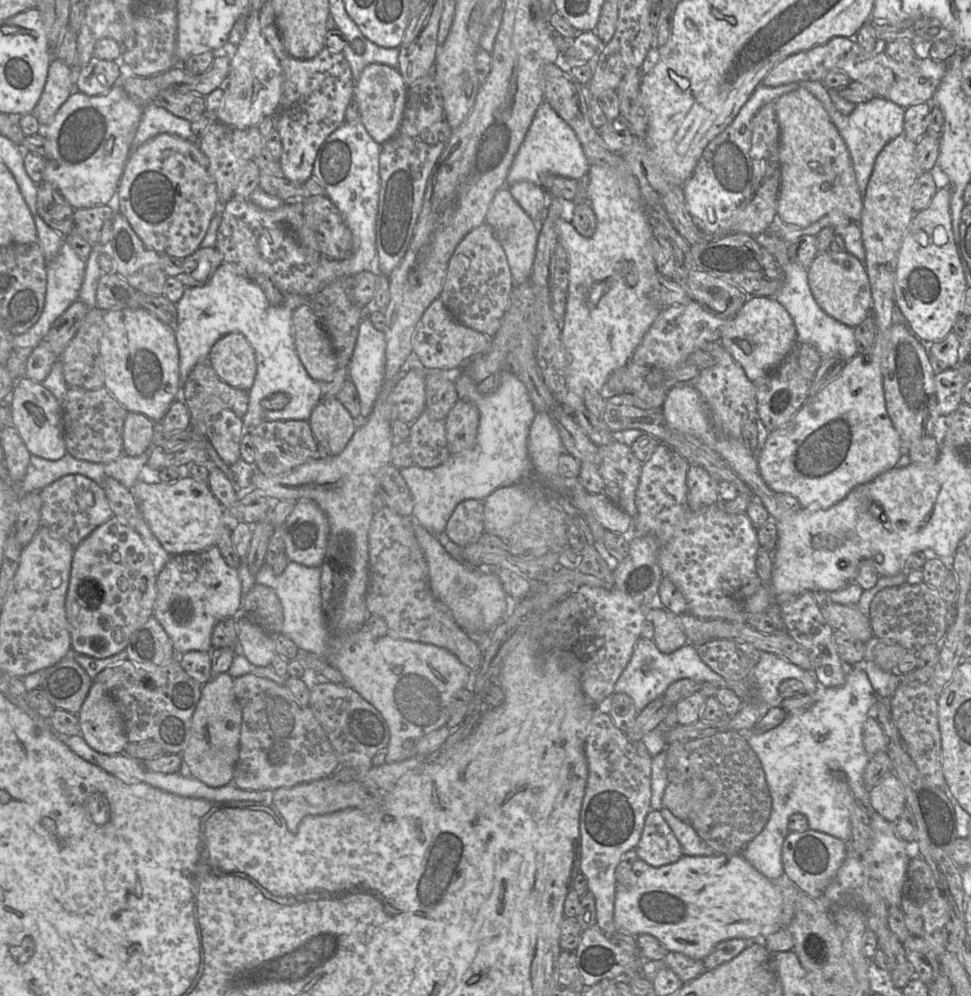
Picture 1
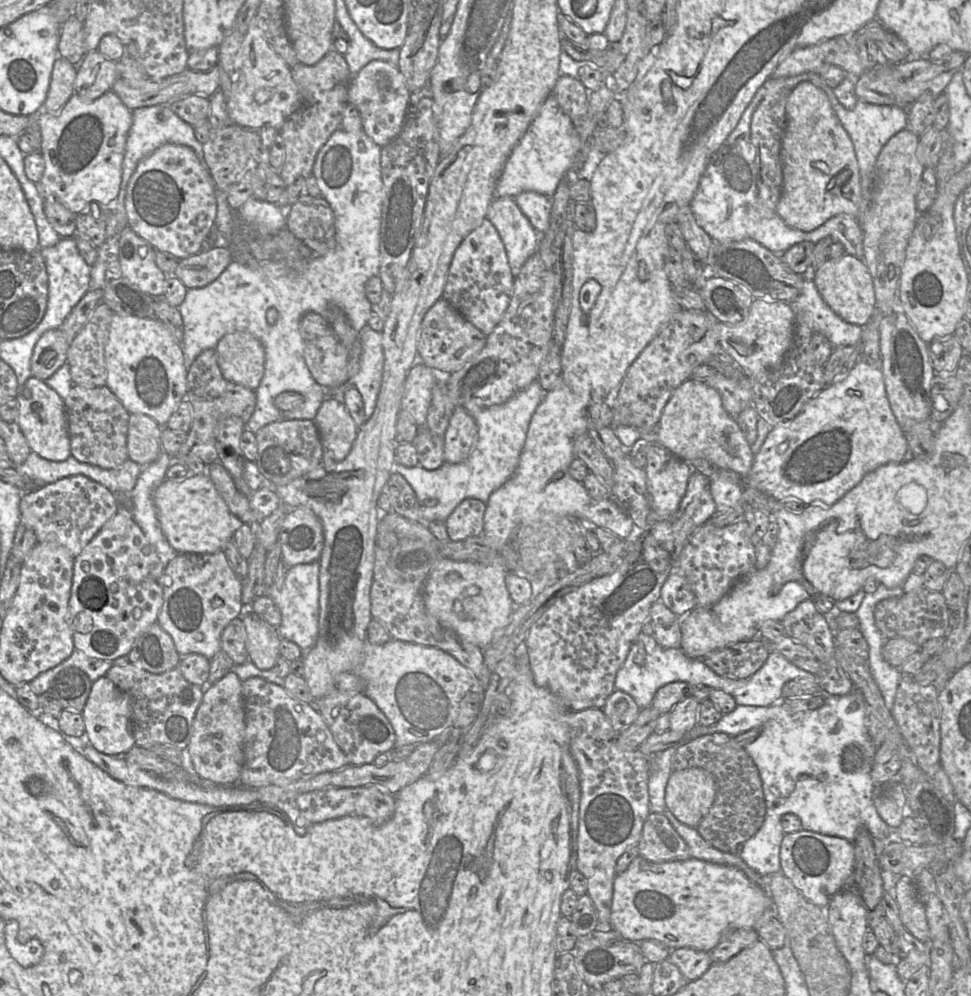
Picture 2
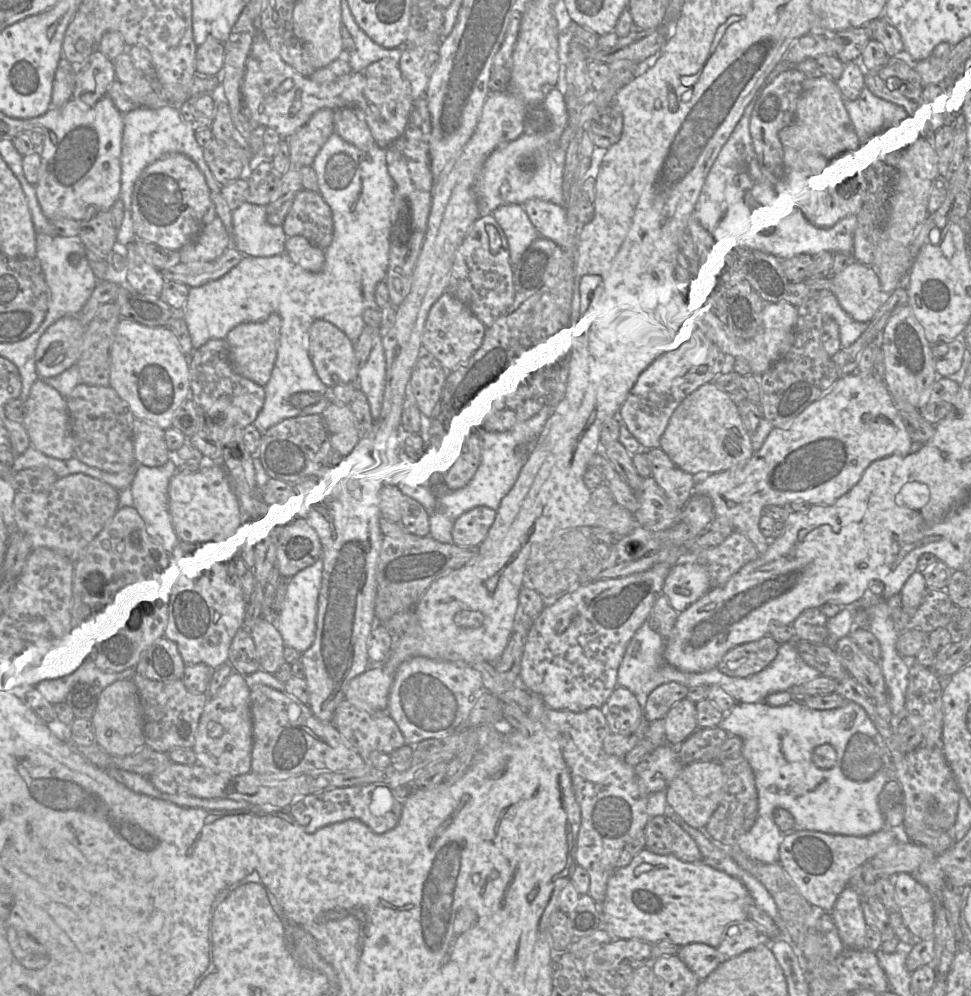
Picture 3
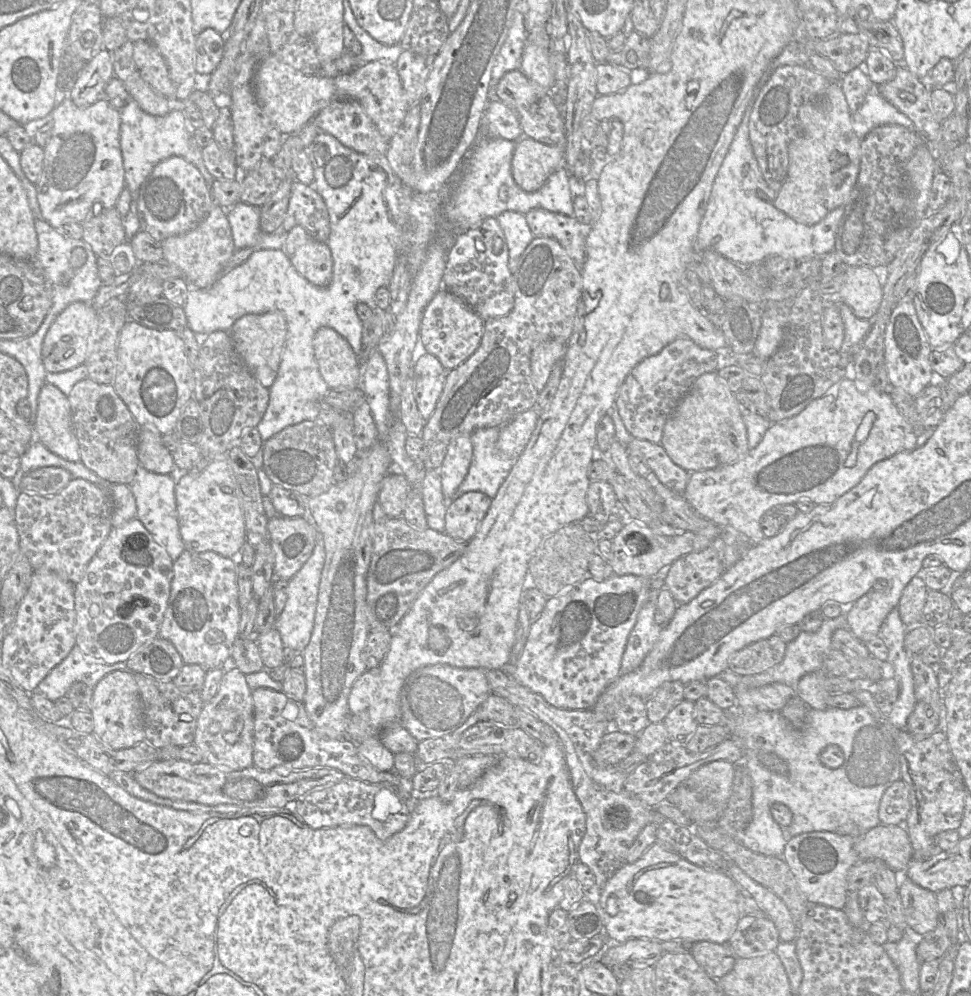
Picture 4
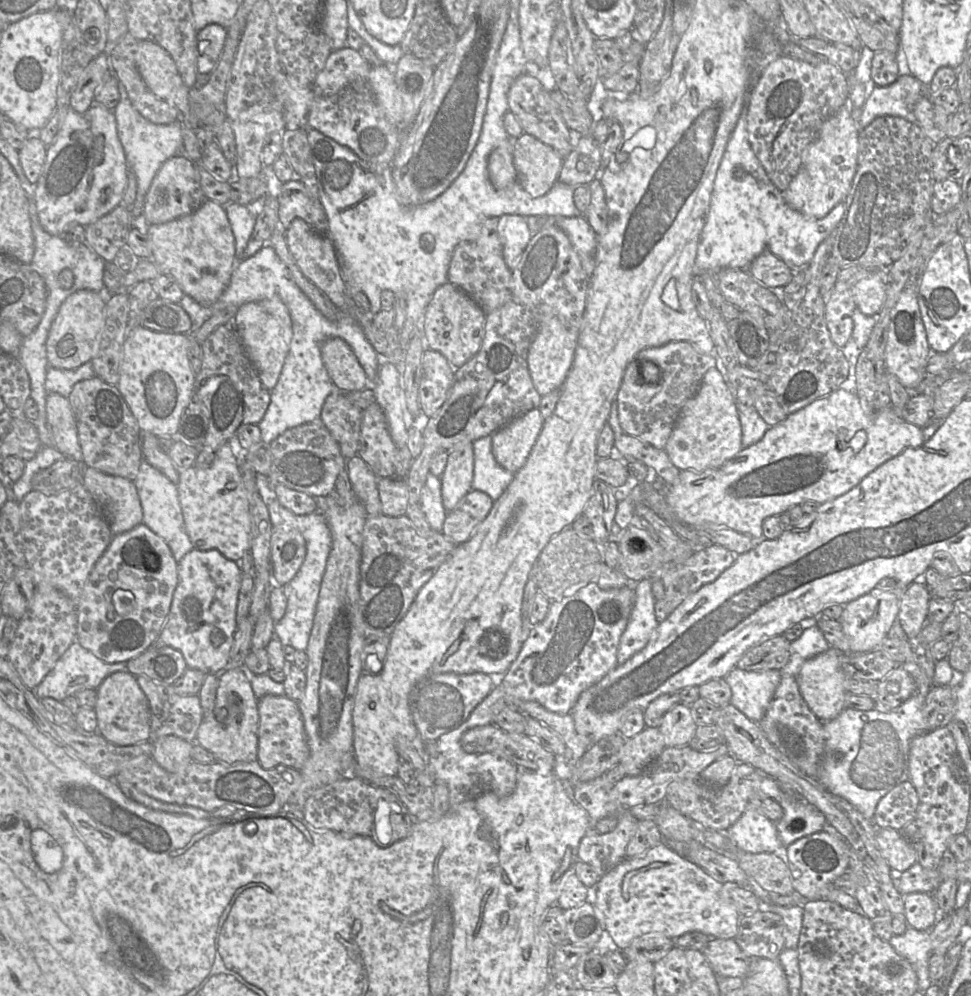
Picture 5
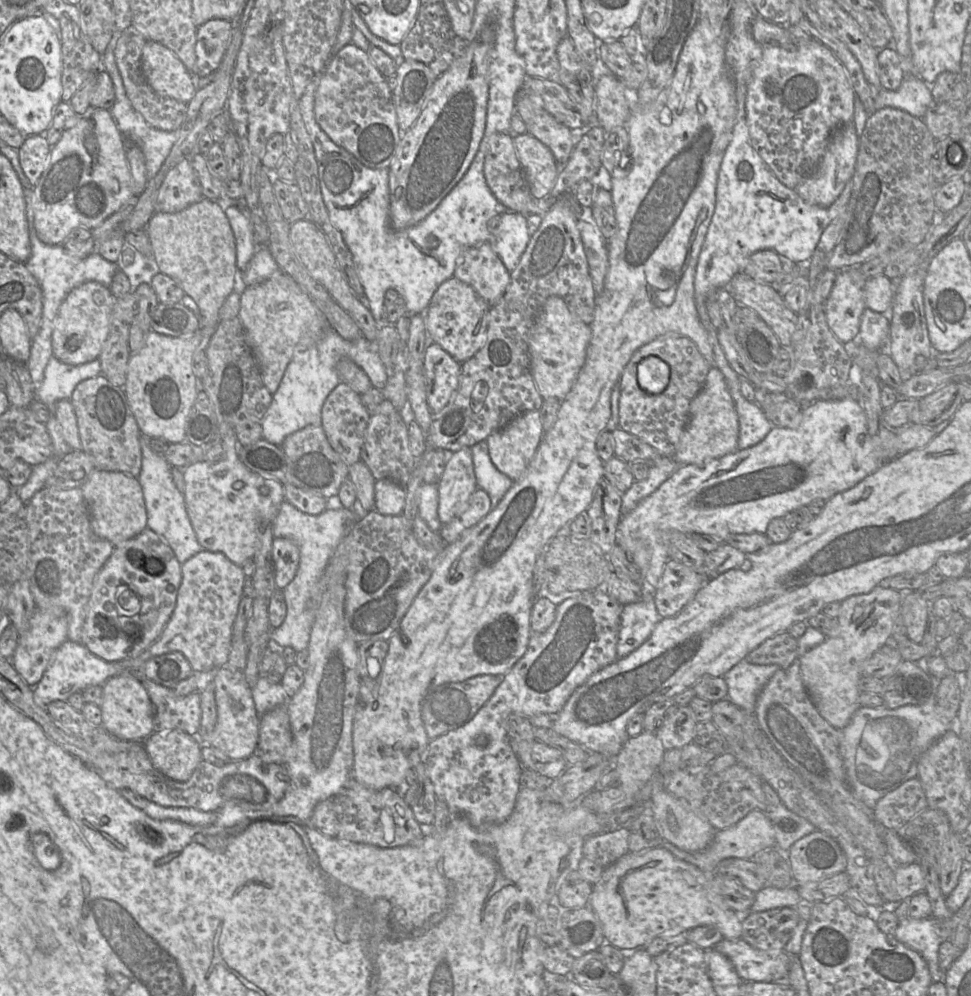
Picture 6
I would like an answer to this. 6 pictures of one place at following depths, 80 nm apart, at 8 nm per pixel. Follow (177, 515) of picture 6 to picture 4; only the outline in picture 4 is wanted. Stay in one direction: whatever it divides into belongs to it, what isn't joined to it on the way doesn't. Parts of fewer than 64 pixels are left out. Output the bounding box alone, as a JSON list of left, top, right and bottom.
[128,464,185,562]

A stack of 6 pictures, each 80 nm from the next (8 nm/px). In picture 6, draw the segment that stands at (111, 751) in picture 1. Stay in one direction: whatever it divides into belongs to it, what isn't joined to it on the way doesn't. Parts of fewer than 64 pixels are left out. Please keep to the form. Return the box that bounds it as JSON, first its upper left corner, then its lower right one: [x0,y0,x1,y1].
[100,675,154,742]

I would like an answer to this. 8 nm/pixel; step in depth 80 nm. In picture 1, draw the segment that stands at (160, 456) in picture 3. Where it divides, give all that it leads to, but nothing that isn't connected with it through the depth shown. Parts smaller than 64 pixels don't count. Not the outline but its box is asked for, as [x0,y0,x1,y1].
[123,412,165,456]

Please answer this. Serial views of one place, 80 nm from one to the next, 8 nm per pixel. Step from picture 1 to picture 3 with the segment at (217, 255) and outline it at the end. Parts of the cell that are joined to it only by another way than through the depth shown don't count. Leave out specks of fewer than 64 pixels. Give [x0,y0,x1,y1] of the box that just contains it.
[159,246,244,288]

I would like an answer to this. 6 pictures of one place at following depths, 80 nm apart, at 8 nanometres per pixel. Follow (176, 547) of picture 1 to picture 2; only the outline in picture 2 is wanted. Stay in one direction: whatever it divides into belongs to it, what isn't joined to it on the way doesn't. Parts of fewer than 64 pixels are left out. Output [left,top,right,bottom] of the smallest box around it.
[154,473,233,553]

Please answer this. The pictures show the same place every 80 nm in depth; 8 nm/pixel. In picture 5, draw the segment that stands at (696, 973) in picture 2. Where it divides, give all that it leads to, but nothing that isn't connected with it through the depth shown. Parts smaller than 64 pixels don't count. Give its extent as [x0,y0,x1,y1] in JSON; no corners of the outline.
[702,938,750,979]

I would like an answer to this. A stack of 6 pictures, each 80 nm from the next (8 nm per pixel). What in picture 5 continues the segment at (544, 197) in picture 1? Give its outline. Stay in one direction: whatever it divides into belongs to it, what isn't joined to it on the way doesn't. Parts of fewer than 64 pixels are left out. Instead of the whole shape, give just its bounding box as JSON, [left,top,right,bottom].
[547,217,598,278]

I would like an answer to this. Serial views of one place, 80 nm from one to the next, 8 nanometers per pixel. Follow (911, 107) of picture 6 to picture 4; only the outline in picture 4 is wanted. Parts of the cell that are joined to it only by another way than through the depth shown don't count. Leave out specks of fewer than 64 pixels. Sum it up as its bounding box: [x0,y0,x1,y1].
[851,85,915,139]

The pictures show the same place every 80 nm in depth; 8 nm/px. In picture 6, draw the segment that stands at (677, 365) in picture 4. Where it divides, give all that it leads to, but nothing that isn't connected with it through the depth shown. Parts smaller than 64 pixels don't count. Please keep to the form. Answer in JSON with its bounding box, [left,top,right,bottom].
[618,332,712,457]

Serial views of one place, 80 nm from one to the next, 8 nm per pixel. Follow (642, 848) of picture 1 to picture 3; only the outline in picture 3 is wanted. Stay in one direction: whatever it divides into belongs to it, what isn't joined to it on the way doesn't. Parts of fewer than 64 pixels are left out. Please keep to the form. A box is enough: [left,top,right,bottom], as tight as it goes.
[645,815,701,862]

